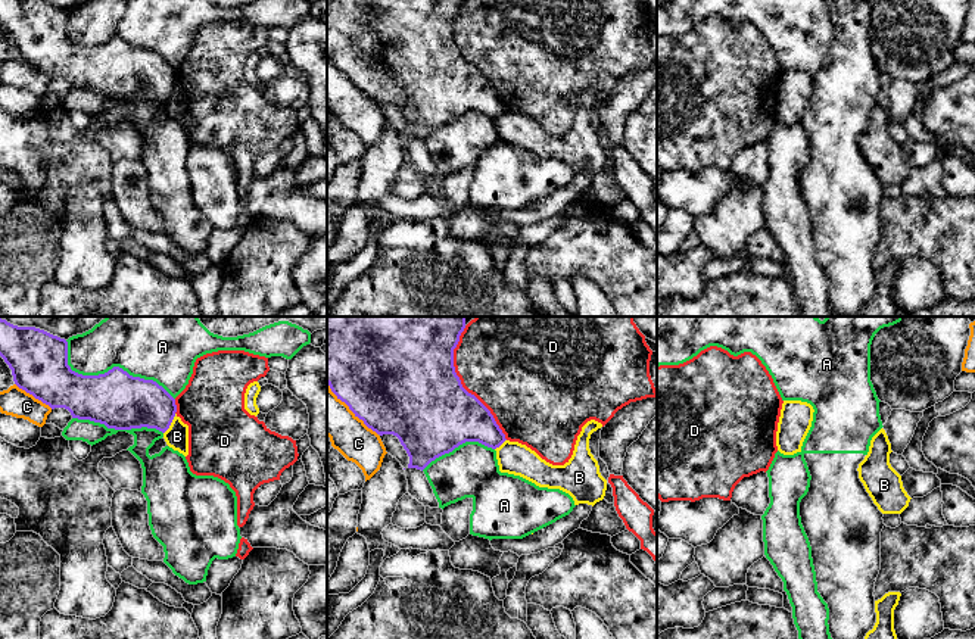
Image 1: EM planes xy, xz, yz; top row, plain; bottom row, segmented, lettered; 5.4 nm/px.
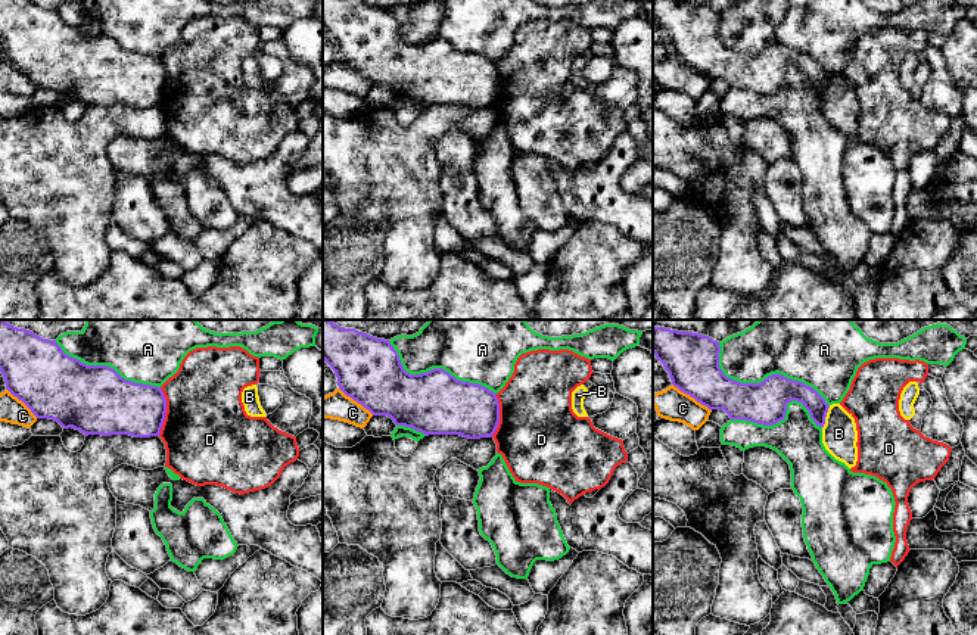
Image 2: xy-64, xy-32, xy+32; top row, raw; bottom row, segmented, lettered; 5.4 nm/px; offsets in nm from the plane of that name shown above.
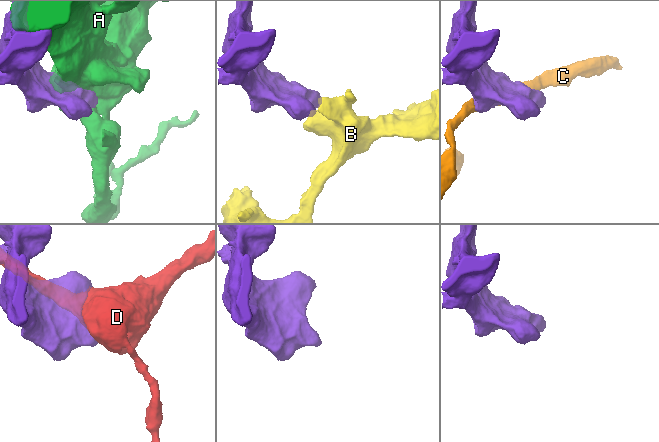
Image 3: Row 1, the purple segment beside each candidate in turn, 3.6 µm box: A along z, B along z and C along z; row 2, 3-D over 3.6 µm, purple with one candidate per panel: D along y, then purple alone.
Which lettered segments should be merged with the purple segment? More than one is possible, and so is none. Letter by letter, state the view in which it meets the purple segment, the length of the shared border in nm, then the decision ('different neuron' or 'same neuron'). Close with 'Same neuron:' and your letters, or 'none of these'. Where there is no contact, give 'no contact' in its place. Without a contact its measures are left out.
A: xy | 700 nm | different neuron
B: xy | 130 nm | different neuron
C: xy | 240 nm | different neuron
D: xz | 650 nm | different neuron
Same neuron: none of these

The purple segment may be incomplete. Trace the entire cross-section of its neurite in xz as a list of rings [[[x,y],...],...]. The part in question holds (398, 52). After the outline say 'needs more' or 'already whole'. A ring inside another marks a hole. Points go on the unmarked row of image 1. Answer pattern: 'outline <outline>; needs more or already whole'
outline [[[327,0],[327,54],[377,105],[393,105],[409,127],[408,138],[424,140],[465,112],[496,119],[507,109],[490,81],[468,63],[454,37],[454,19],[464,0]]]; already whole

